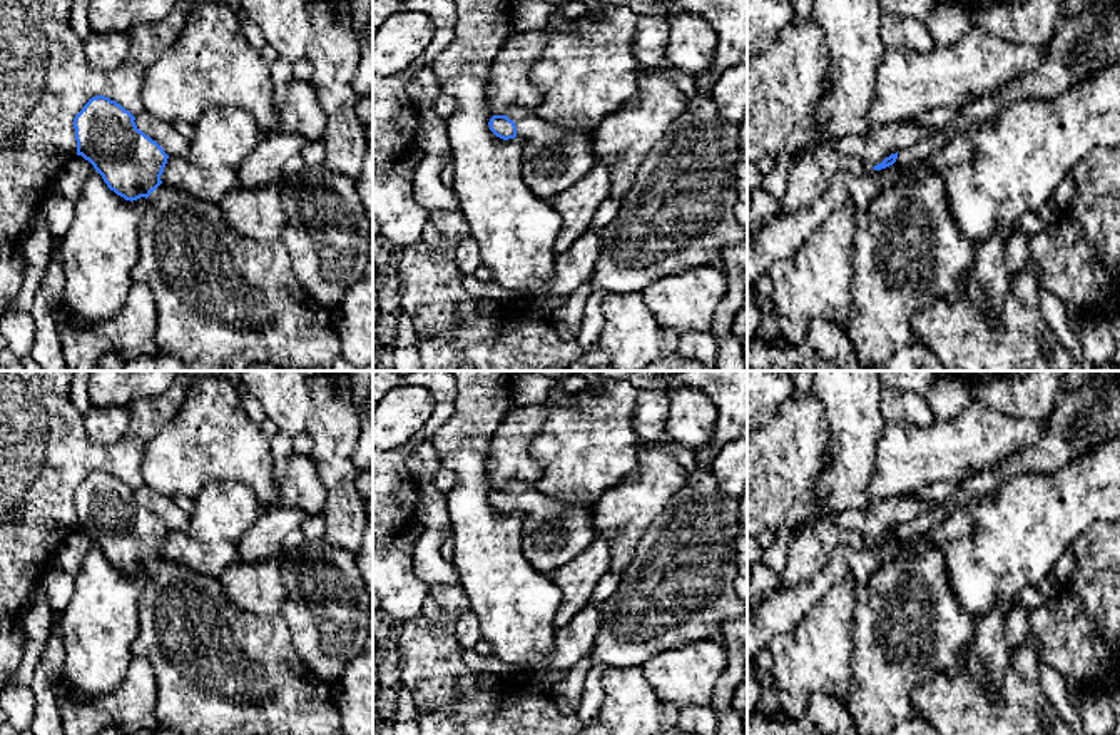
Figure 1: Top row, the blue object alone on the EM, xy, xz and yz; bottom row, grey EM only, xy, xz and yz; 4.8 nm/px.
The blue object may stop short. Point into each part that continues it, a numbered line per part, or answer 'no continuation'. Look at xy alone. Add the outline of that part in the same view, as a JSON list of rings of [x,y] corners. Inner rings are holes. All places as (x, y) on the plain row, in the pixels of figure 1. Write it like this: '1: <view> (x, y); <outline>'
1: xy (221, 670); [[[160,558],[147,571],[147,583],[139,600],[139,631],[132,643],[132,655],[147,660],[157,680],[155,718],[160,727],[181,735],[336,735],[341,730],[341,715],[334,702],[334,687],[314,677],[293,650],[289,628],[281,613],[259,618],[232,603],[219,588],[217,580],[202,576],[182,565]]]

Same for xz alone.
1: xz (554, 532); [[[508,481],[505,489],[515,496],[517,513],[522,516],[522,551],[538,571],[552,575],[595,541],[592,509],[573,501],[553,499],[540,493],[532,481]]]

